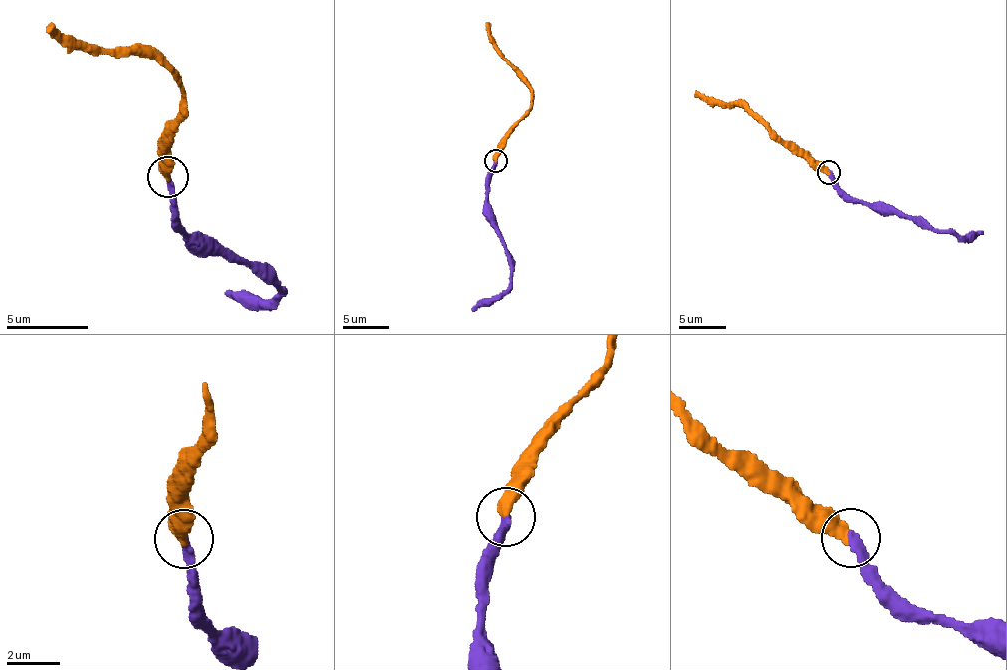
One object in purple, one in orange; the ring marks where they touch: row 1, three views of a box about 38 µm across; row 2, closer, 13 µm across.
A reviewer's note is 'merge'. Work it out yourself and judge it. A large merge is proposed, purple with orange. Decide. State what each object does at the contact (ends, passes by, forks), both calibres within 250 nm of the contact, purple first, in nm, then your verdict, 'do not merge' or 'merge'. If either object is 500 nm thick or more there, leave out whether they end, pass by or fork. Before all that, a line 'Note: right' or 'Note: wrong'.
Note: right
purple ends | orange ends | 380/400 nm | merge

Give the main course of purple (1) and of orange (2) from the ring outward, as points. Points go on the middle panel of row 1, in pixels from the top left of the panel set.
1: (495, 160), (487, 196), (491, 221), (510, 267), (510, 286), (500, 295), (482, 299), (472, 311)
2: (495, 160), (508, 131), (530, 107), (533, 94), (501, 56), (486, 22)

